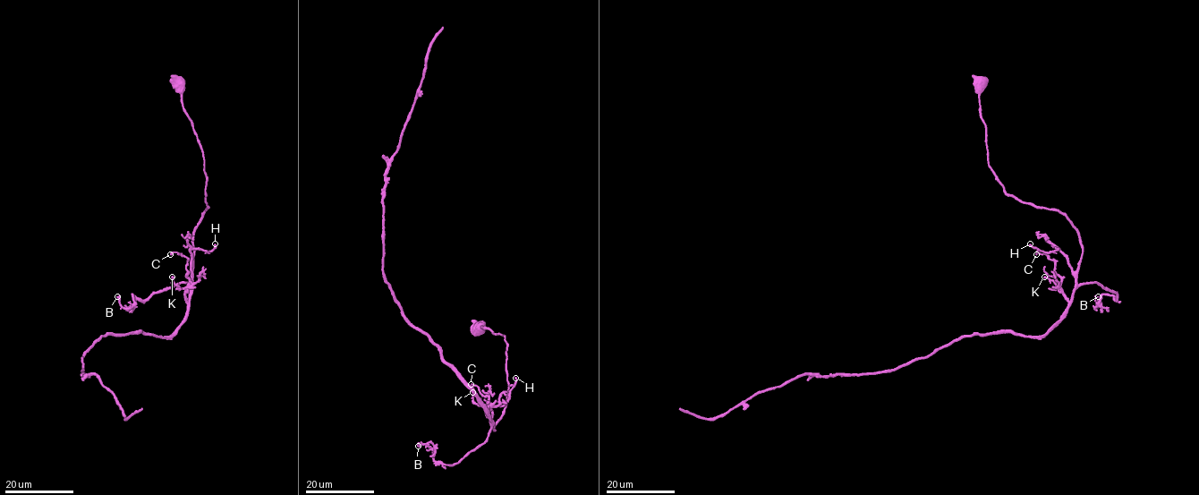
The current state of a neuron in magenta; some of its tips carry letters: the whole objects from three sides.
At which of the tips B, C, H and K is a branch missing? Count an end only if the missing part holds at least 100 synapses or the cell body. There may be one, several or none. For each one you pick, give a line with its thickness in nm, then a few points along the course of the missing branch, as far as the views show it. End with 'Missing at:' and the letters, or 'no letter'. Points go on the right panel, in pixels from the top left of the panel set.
Missing at: no letter

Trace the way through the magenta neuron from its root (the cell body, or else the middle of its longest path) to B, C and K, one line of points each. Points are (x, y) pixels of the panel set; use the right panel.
B: (980, 83), (989, 166), (1007, 194), (1067, 217), (1076, 284), (1117, 299), (1094, 308), (1098, 296)
C: (980, 83), (989, 166), (1004, 191), (1058, 209), (1077, 233), (1082, 256), (1070, 302), (1054, 262), (1036, 254)
K: (980, 83), (989, 166), (1004, 191), (1058, 209), (1077, 233), (1082, 256), (1073, 299), (1044, 277)

